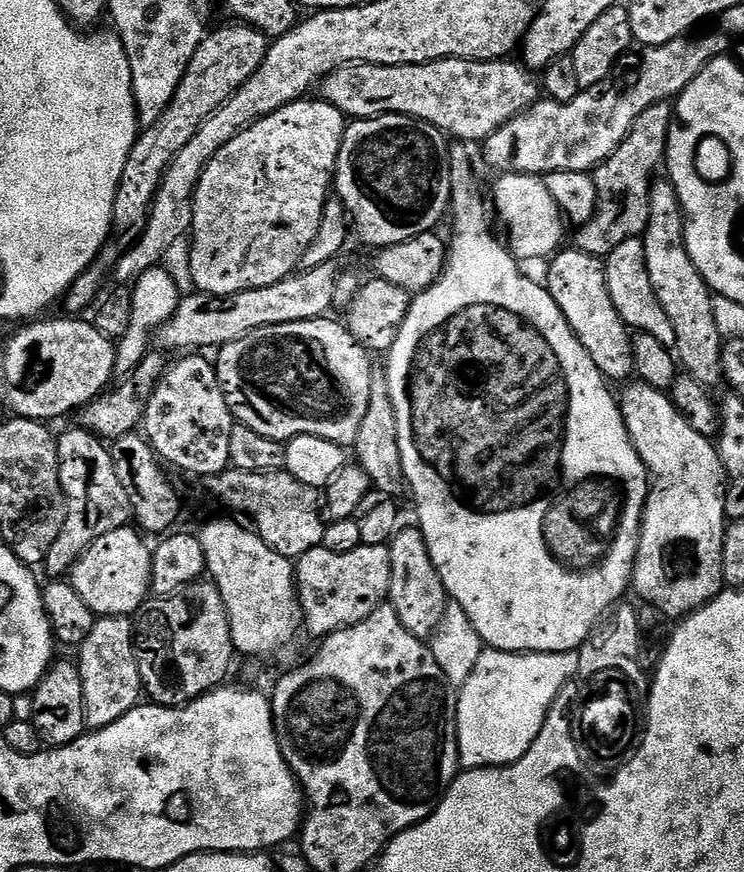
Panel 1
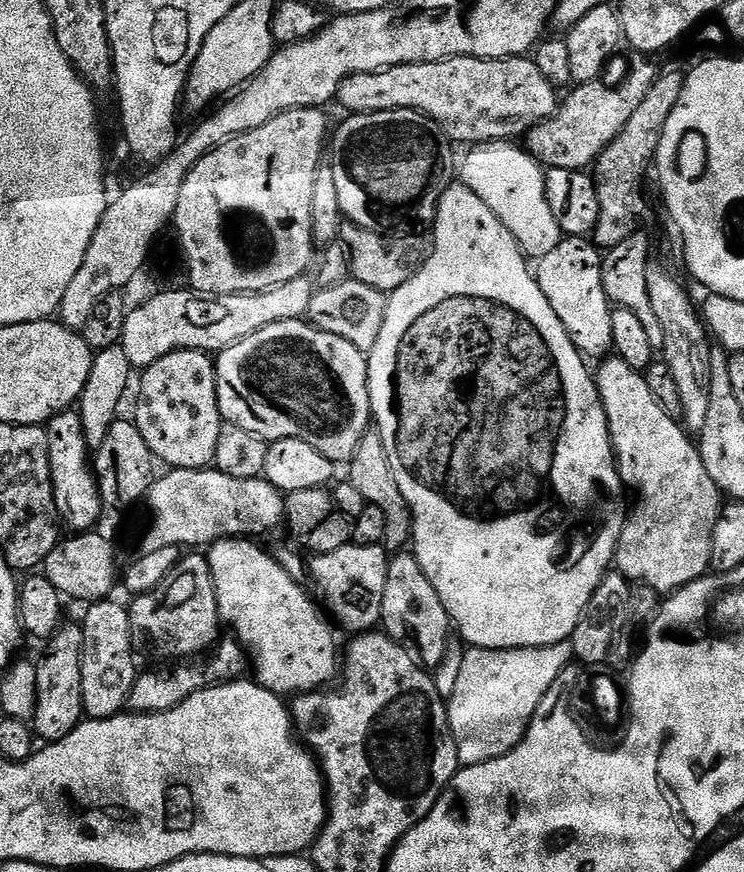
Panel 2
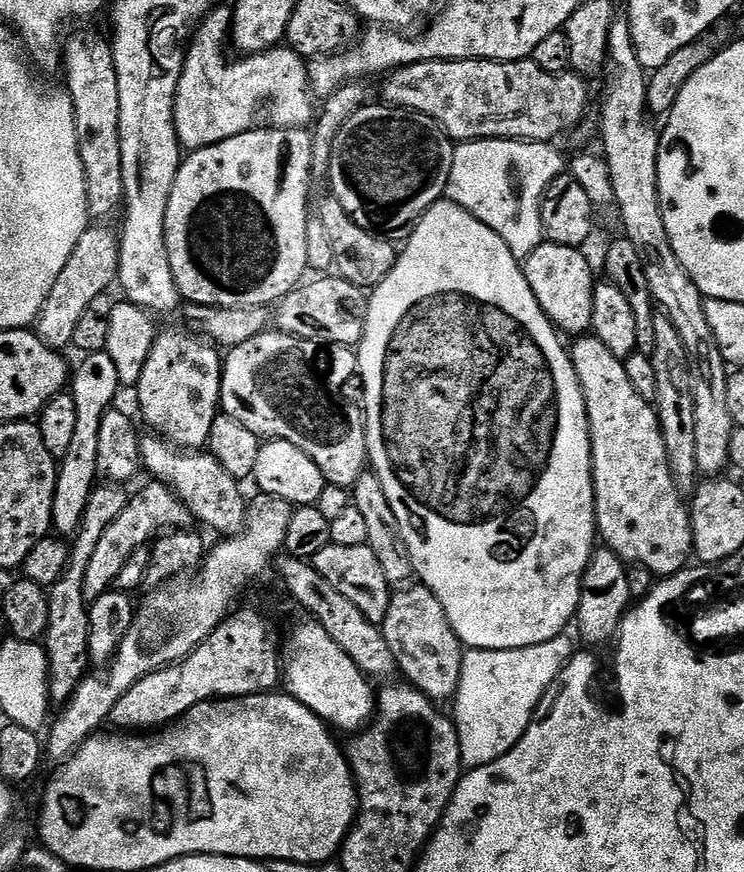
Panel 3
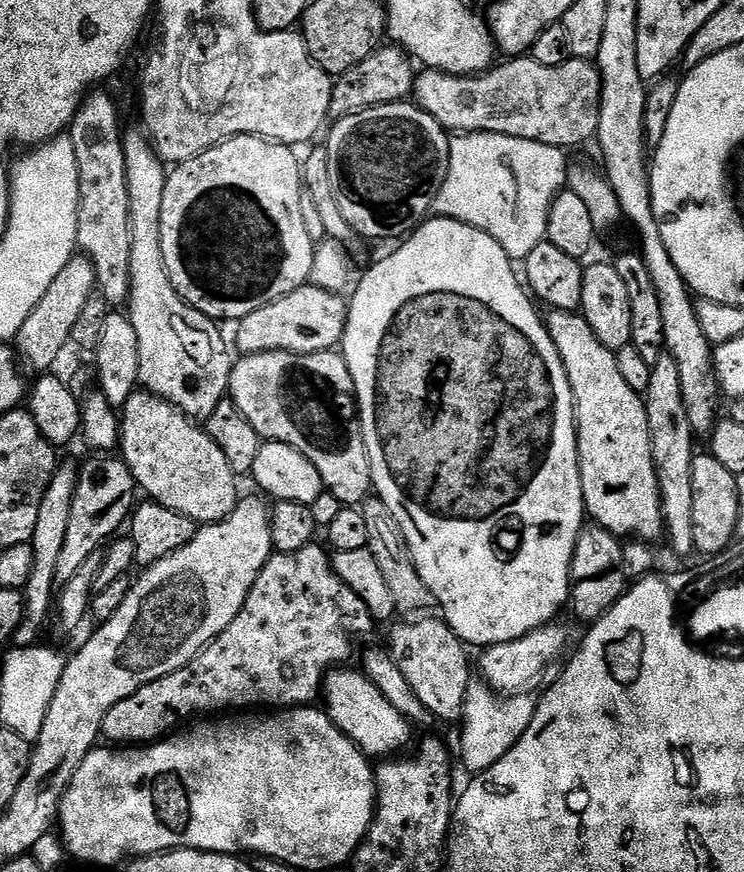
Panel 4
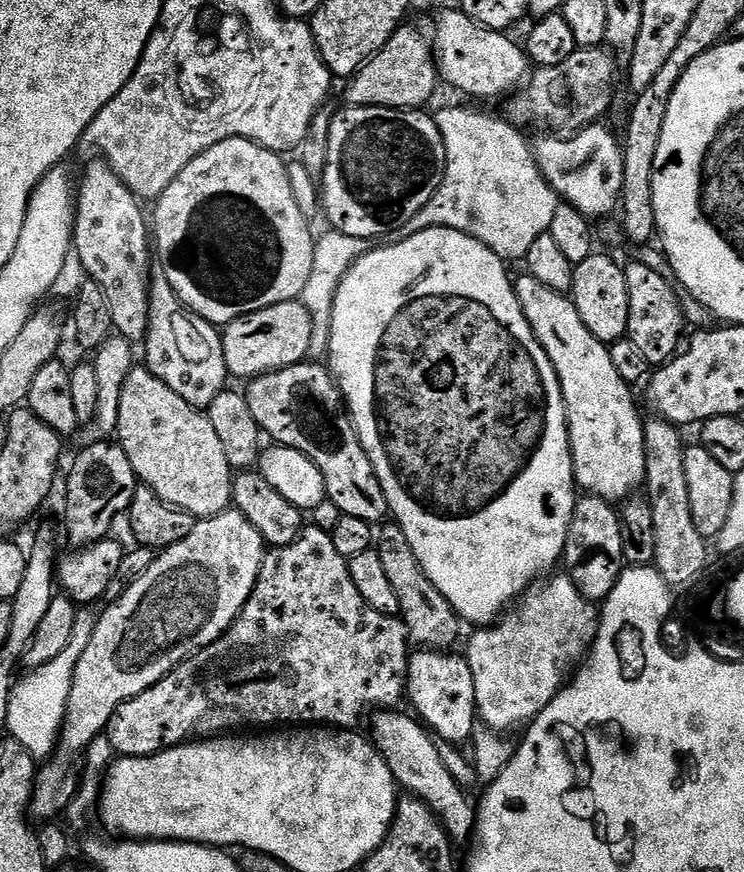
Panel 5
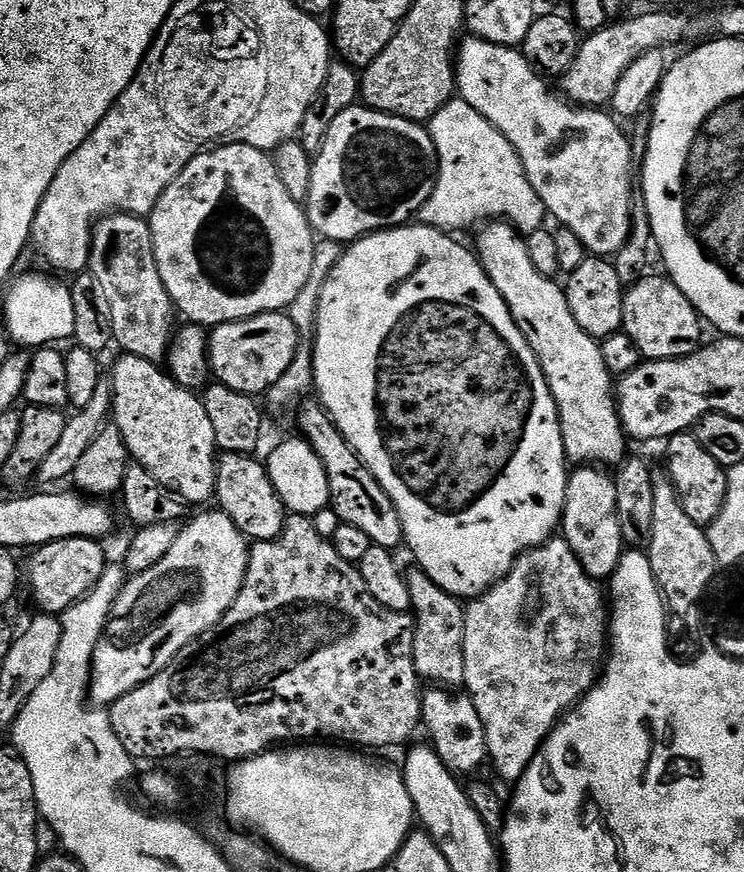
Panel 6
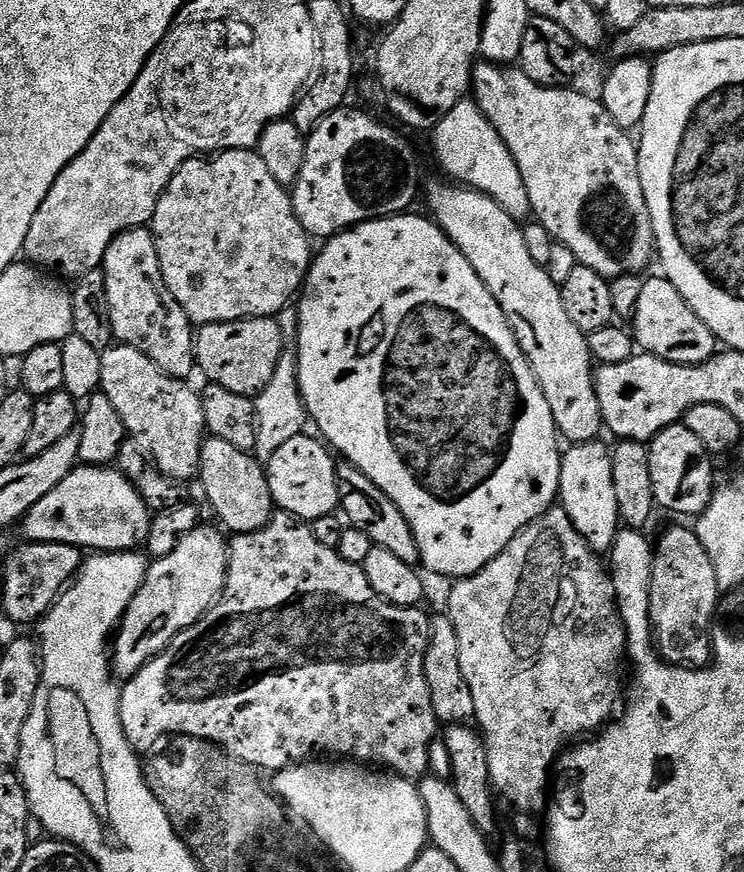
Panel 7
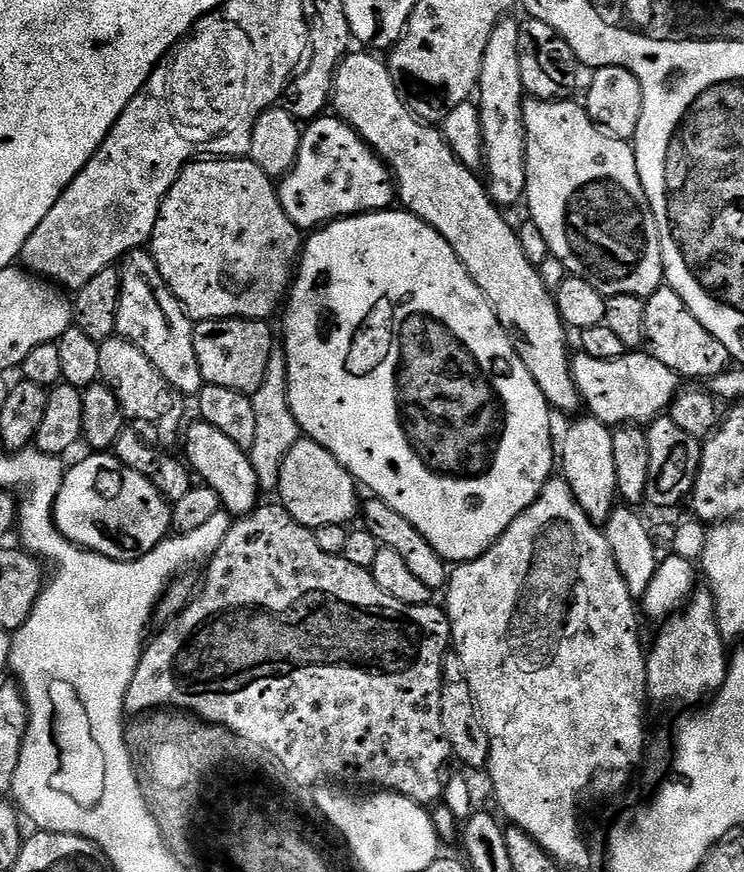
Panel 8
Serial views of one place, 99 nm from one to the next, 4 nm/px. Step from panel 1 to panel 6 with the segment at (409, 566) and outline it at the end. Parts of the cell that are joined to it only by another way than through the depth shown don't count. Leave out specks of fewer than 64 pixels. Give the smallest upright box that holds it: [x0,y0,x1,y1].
[420,686,488,778]

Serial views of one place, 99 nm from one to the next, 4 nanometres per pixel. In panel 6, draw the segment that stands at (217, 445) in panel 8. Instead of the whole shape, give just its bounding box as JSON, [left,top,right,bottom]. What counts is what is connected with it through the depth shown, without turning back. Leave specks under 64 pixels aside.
[215,453,286,541]

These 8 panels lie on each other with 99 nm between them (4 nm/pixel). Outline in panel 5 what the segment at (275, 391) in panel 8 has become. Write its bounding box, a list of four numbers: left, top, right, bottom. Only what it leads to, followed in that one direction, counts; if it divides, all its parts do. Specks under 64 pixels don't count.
[300,228,372,363]

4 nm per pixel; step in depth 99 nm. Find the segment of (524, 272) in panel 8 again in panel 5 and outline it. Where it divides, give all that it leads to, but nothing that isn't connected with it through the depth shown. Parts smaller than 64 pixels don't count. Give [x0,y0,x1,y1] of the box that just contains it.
[515,276,646,502]

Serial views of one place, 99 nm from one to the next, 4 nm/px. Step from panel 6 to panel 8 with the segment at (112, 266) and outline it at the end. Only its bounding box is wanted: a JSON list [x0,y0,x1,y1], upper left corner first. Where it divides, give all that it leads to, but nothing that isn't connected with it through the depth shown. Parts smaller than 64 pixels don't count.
[116,250,204,398]

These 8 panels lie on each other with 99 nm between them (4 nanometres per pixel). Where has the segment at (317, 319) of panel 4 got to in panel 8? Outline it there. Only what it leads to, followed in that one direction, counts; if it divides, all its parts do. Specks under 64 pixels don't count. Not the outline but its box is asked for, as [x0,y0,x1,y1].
[192,320,274,394]

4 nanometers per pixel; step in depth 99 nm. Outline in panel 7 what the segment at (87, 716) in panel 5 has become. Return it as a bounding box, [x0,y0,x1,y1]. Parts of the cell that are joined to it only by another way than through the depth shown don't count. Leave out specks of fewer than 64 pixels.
[110,526,228,681]

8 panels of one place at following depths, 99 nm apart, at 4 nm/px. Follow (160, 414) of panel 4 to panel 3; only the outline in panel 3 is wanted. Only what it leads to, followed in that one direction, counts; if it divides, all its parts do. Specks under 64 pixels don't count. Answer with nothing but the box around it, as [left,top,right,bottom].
[140,434,247,538]

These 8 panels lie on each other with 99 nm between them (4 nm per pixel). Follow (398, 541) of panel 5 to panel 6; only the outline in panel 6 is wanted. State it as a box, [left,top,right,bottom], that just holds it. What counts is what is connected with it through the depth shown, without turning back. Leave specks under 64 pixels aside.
[404,566,466,690]

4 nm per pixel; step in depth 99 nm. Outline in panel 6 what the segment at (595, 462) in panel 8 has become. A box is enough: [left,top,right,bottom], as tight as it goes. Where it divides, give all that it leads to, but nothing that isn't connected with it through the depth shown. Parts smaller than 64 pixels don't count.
[562,466,626,582]

